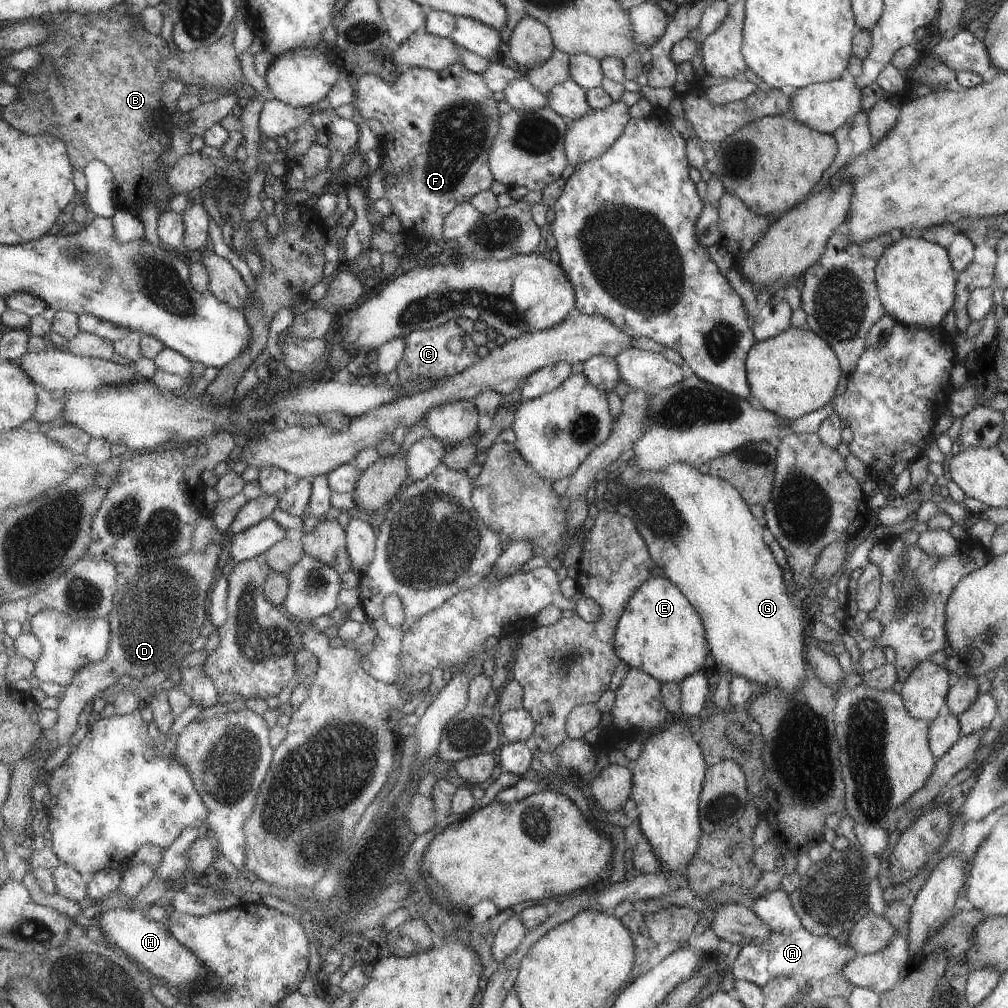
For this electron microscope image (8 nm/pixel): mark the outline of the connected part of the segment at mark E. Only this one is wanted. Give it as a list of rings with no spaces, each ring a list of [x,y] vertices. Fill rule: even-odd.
[[[665,576],[650,579],[631,596],[622,614],[615,620],[611,643],[615,648],[614,654],[620,661],[628,664],[630,668],[645,672],[661,683],[679,683],[687,676],[704,672],[706,658],[711,655],[700,615],[680,589]]]

